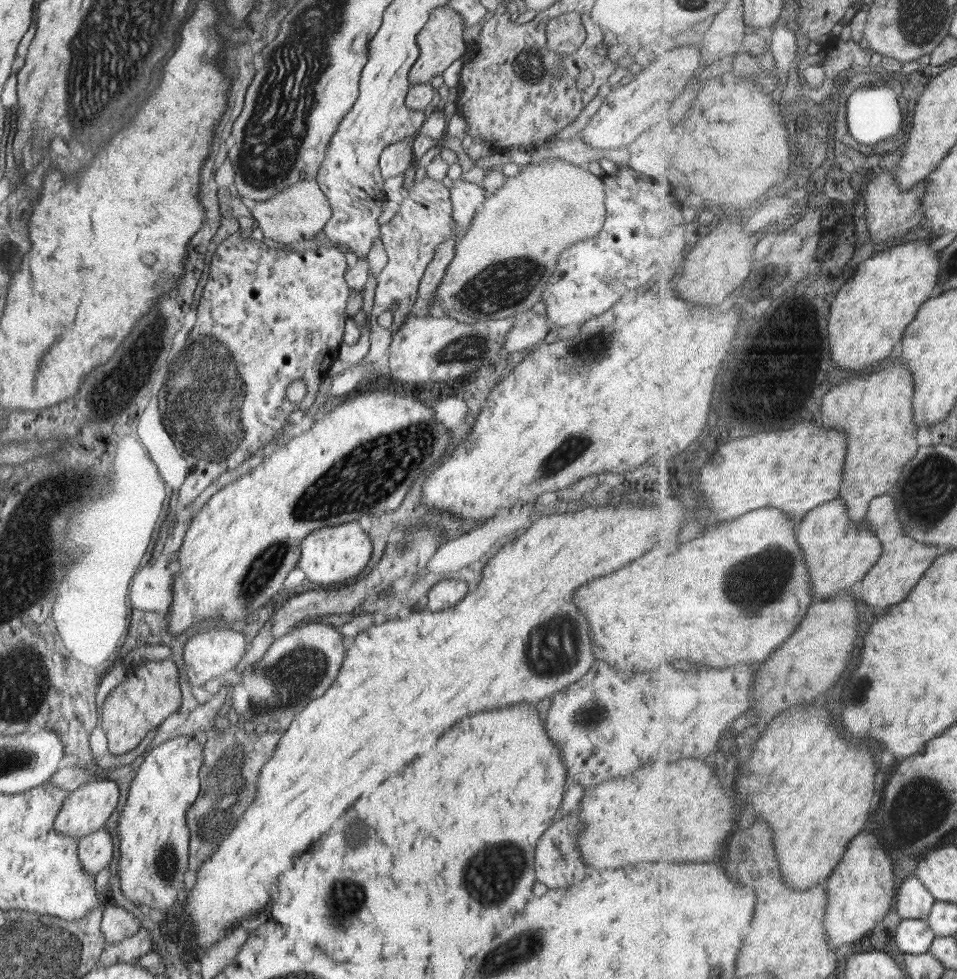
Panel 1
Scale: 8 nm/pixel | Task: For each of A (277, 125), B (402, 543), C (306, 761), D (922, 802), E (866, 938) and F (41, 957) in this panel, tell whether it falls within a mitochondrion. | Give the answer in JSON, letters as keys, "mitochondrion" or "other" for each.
{"A":"mitochondrion","B":"mitochondrion","C":"other","D":"mitochondrion","E":"other","F":"mitochondrion"}

